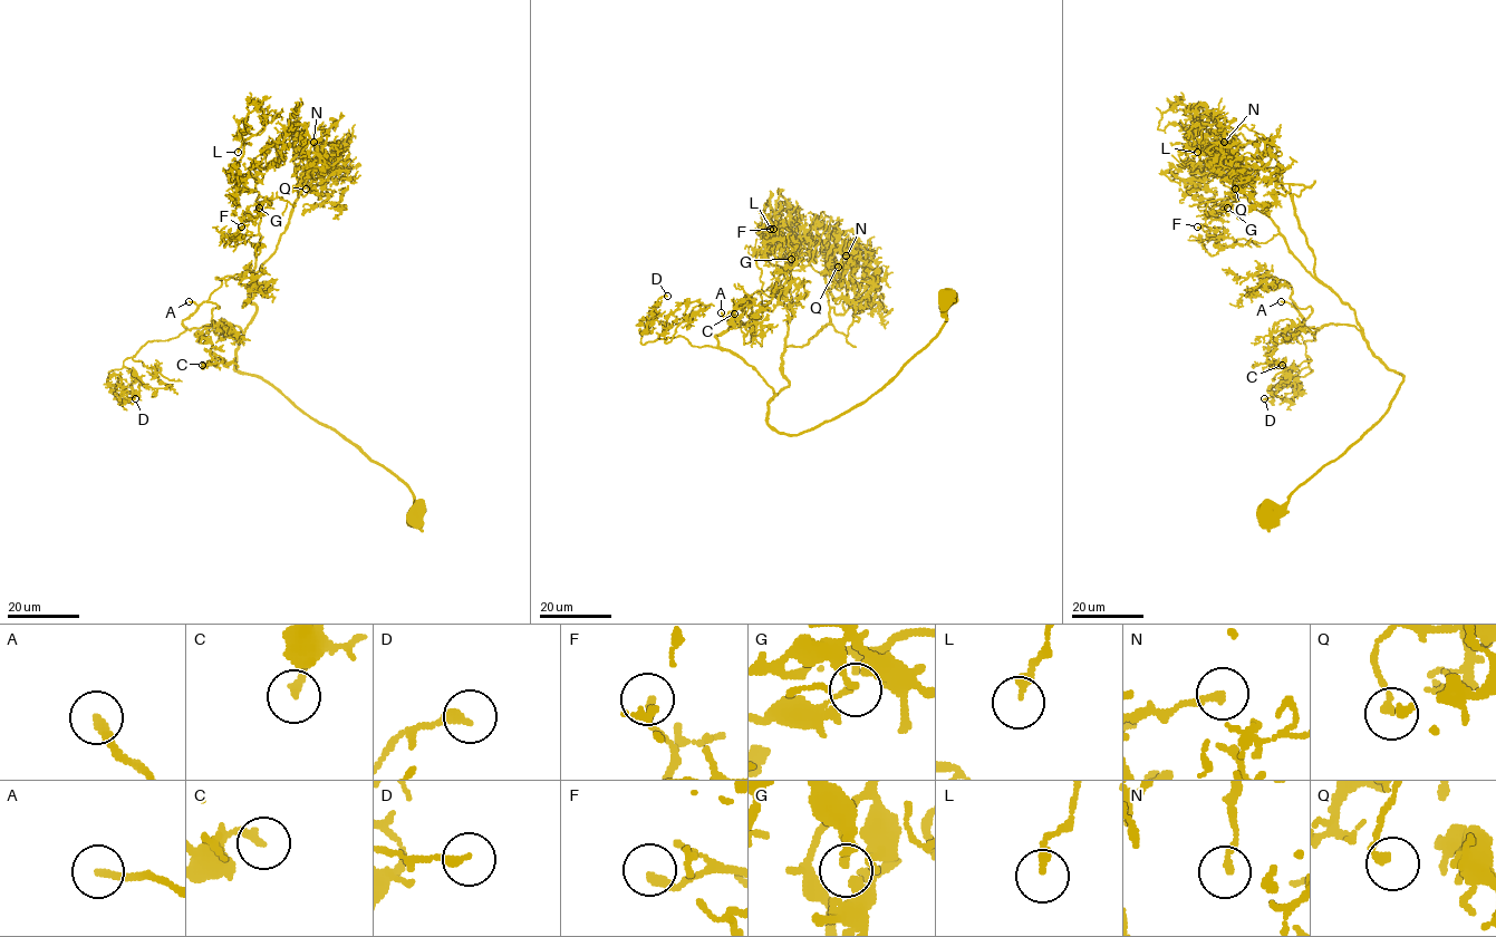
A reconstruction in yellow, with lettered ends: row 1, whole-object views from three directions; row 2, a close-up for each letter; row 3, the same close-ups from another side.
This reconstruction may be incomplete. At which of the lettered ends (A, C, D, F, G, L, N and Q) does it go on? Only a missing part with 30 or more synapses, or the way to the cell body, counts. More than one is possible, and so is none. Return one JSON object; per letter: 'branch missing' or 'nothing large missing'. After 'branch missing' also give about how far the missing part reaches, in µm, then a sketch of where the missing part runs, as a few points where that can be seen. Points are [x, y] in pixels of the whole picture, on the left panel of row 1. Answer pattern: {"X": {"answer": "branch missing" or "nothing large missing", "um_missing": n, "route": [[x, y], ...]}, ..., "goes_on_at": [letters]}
{"A": {"answer": "branch missing", "um_missing": 50, "route": [[189, 301], [208, 274], [203, 271], [211, 277], [216, 268], [209, 280], [201, 282]]}, "C": {"answer": "nothing large missing"}, "D": {"answer": "nothing large missing"}, "F": {"answer": "nothing large missing"}, "G": {"answer": "nothing large missing"}, "L": {"answer": "nothing large missing"}, "N": {"answer": "nothing large missing"}, "Q": {"answer": "nothing large missing"}, "goes_on_at": ["A"]}

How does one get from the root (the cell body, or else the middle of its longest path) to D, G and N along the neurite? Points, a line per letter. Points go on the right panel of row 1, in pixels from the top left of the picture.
D: (1266, 514), (1386, 413), (1402, 376), (1354, 326), (1329, 324), (1304, 341), (1312, 370), (1302, 386), (1264, 398)
G: (1266, 514), (1386, 413), (1402, 376), (1268, 218), (1236, 195), (1212, 209), (1227, 208)
N: (1266, 514), (1386, 413), (1402, 376), (1315, 276), (1291, 194), (1257, 157), (1214, 156), (1224, 142)

